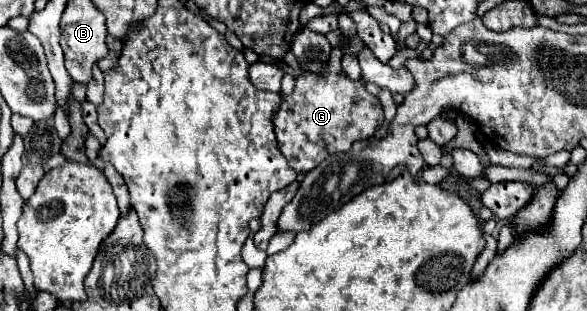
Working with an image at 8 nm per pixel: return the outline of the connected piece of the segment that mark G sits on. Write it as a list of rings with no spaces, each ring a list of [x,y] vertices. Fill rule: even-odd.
[[[335,47],[329,57],[329,71],[325,75],[317,73],[303,73],[295,79],[295,89],[291,95],[283,95],[281,105],[277,113],[273,115],[273,125],[275,125],[275,135],[279,141],[279,149],[289,161],[289,165],[297,173],[309,173],[315,169],[325,157],[341,151],[349,151],[355,141],[361,139],[371,139],[375,131],[385,123],[383,119],[383,109],[381,103],[375,95],[371,95],[361,81],[351,81],[343,69],[341,69],[341,47]]]

